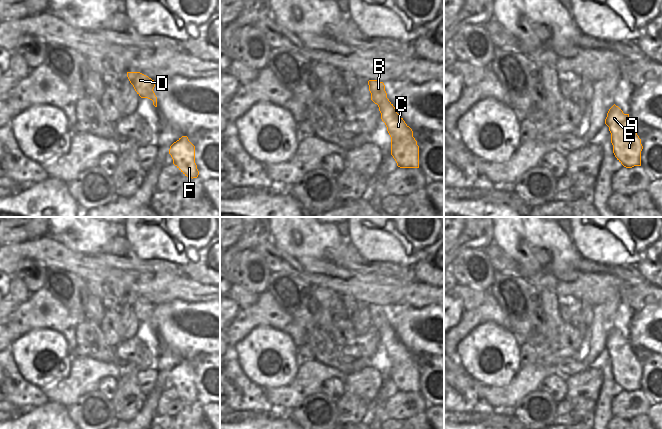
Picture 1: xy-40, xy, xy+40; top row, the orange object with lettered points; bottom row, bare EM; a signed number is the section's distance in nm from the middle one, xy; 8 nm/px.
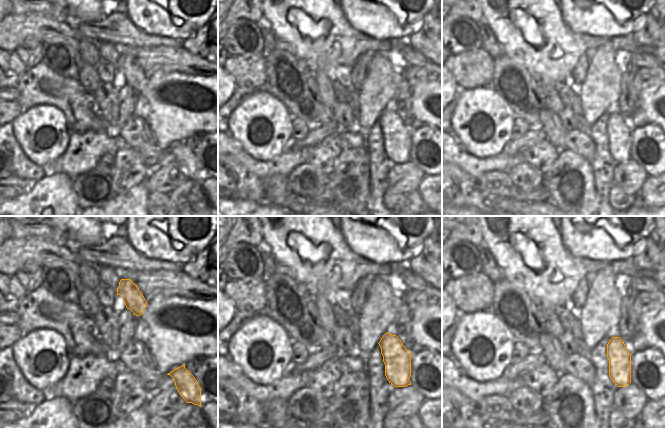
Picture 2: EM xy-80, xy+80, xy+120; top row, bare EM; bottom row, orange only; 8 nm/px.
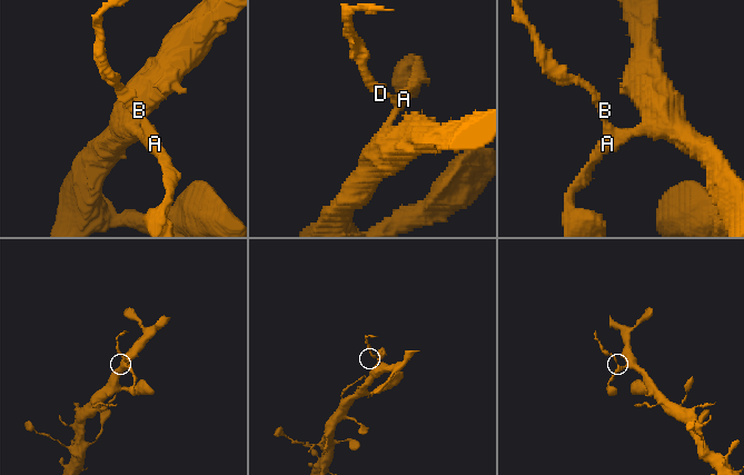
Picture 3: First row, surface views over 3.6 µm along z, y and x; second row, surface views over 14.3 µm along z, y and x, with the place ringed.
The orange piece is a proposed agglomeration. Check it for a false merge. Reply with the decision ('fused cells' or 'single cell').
fused cells

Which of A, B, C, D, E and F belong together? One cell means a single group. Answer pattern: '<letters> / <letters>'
A C E F / B D

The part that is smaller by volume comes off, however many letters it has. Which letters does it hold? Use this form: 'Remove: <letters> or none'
Remove: B, D

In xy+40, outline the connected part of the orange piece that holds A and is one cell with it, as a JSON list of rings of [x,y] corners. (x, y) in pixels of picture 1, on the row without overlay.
[[[614,328],[607,337],[605,348],[609,351],[613,377],[617,384],[626,392],[641,390],[643,370],[629,338],[624,338]]]

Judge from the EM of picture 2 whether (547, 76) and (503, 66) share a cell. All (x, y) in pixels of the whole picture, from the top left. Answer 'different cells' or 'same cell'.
different cells

